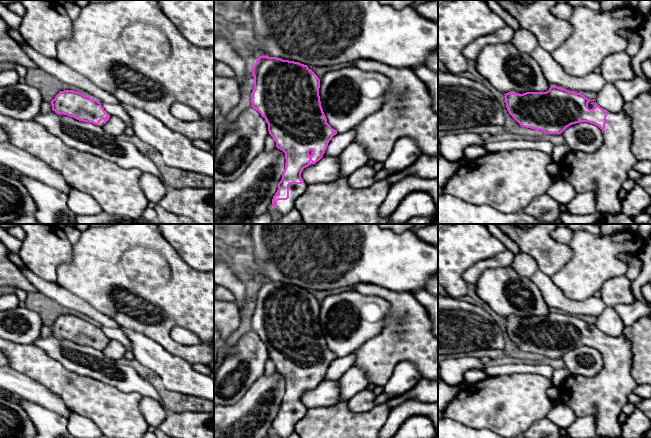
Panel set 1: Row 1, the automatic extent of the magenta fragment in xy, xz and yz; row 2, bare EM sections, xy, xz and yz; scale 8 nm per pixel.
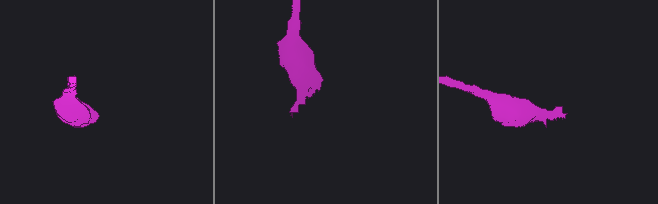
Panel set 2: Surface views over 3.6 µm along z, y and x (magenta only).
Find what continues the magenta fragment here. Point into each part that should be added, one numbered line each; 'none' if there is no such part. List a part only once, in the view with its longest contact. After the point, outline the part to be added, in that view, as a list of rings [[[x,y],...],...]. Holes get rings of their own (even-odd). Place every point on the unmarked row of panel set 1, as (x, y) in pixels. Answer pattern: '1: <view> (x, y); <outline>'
1: xz (296, 415); [[[304,405],[302,408],[289,409],[289,422],[287,424],[278,424],[276,434],[279,438],[286,438],[294,432],[295,426],[304,418],[308,408]]]

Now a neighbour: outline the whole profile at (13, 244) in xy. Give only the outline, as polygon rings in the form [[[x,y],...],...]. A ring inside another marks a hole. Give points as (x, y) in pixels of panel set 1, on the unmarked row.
[[[0,227],[0,240],[11,253],[18,254],[22,247],[22,241],[12,236],[6,229],[2,227]]]

